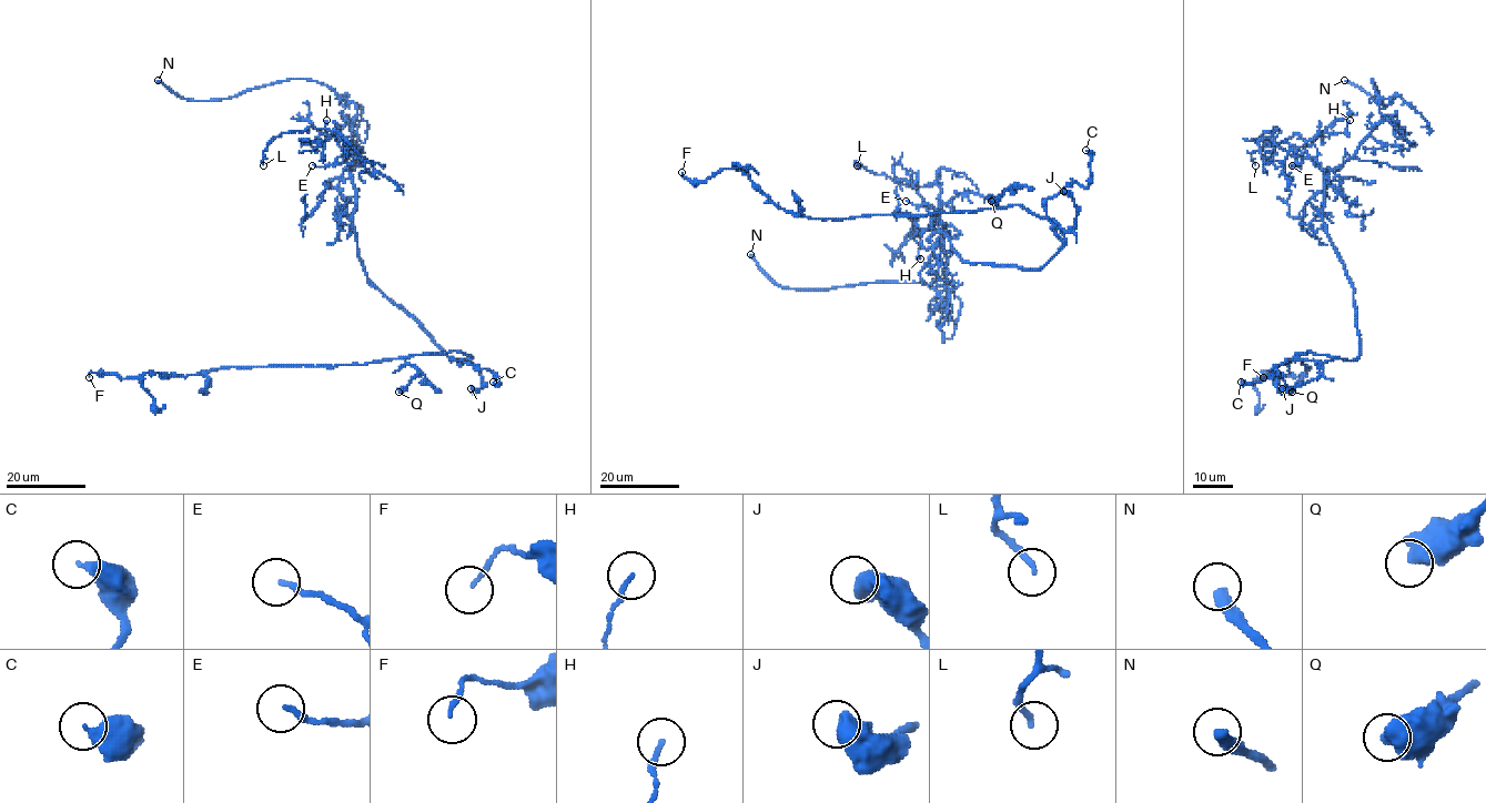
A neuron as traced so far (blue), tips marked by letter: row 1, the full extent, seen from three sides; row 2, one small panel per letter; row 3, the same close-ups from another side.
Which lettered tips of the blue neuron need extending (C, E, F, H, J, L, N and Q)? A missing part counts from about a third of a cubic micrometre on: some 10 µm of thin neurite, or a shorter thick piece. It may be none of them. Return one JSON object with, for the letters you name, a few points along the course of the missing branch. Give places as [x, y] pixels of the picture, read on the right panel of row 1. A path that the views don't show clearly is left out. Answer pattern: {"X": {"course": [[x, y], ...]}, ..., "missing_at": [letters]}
{"missing_at": ["E", "N"]}

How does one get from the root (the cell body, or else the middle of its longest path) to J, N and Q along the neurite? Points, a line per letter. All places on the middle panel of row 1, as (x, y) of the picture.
J: (1011, 266), (1040, 268), (1062, 243), (1055, 229), (1072, 232), (1077, 206), (1063, 191)
N: (1011, 266), (966, 263), (951, 248), (946, 231), (943, 278), (949, 291), (900, 281), (786, 288), (750, 254)
Q: (1011, 266), (1040, 268), (1064, 239), (1052, 220), (1019, 205), (999, 206), (1000, 195), (1011, 185), (991, 201)

